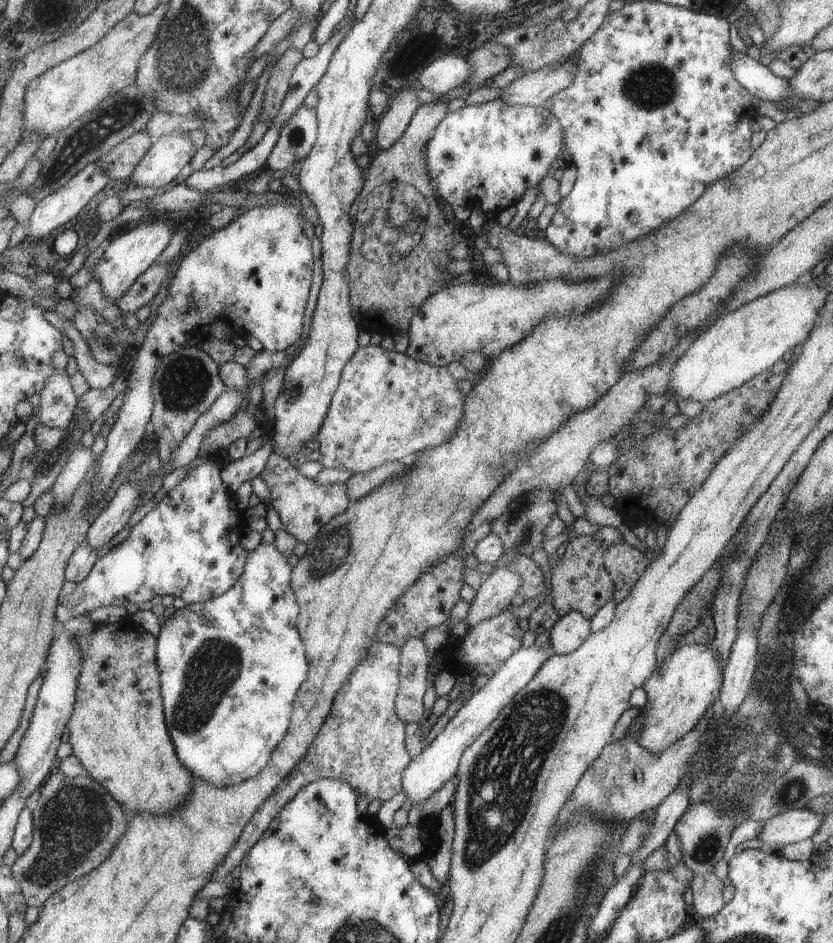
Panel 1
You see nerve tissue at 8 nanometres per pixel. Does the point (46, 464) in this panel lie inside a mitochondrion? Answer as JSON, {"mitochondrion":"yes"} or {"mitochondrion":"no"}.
{"mitochondrion":"no"}

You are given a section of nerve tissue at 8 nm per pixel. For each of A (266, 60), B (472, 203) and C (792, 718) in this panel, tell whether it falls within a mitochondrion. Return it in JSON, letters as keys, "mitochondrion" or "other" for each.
{"A":"other","B":"other","C":"mitochondrion"}

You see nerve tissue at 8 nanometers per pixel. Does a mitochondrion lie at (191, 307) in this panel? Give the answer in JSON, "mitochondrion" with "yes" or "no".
{"mitochondrion":"no"}

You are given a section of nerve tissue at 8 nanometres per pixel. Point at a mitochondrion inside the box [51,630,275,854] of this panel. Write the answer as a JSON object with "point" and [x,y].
{"point":[210,675]}

